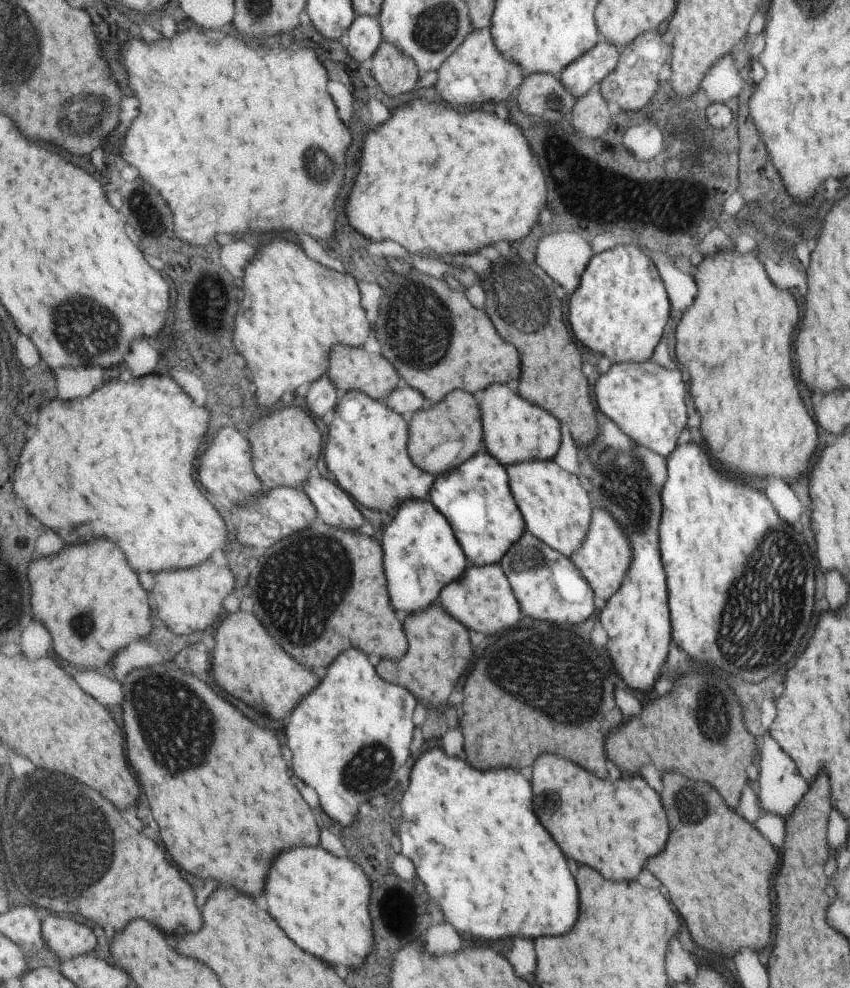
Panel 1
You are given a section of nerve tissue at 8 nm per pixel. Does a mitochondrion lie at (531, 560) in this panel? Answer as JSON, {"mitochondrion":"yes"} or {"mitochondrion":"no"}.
{"mitochondrion":"yes"}

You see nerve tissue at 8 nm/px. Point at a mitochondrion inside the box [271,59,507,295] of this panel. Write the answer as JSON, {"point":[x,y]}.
{"point":[318,178]}

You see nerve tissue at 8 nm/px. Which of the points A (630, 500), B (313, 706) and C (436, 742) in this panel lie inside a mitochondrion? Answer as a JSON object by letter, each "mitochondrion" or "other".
{"A":"mitochondrion","B":"other","C":"other"}

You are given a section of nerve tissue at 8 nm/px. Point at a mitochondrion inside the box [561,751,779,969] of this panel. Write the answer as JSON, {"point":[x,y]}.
{"point":[684,800]}

